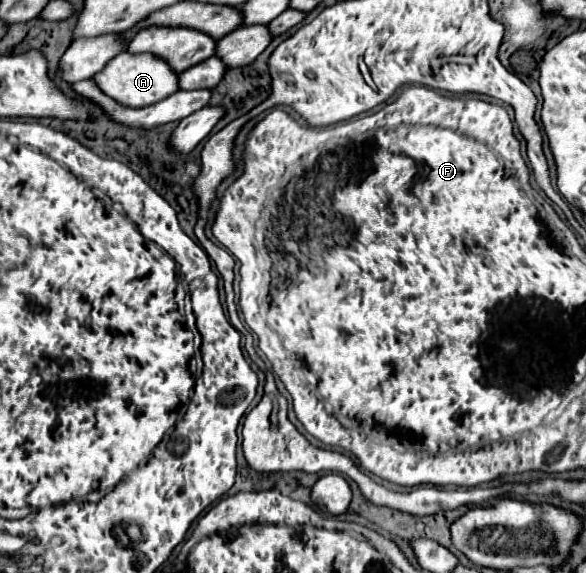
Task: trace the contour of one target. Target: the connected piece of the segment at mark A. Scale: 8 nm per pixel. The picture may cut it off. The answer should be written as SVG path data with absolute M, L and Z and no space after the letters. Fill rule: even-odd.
M122 52L122 56L116 56L110 66L106 66L102 72L98 72L94 76L94 80L98 82L100 88L104 88L104 92L108 92L114 100L118 100L120 104L132 106L132 108L142 108L148 104L154 104L174 92L180 90L178 86L178 72L172 70L172 66L162 60L160 56L154 54L130 54L130 52Z

